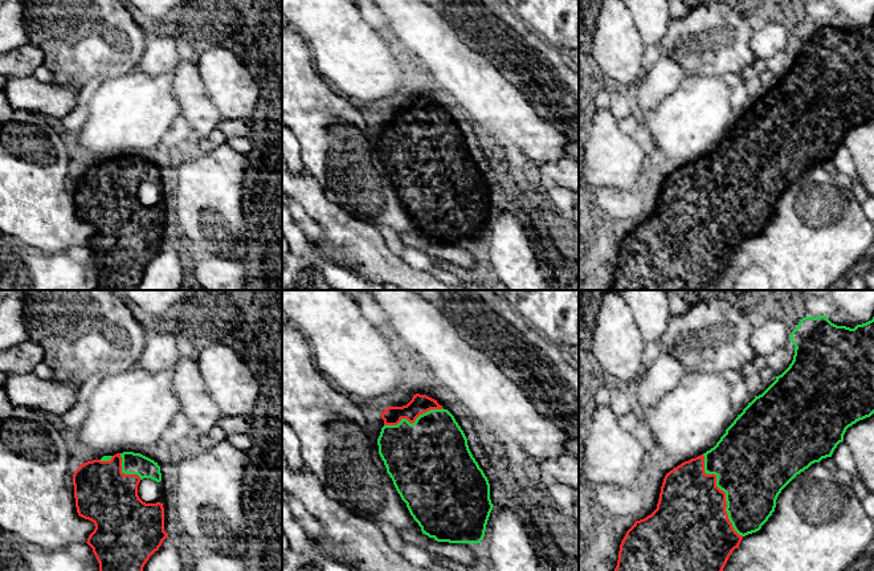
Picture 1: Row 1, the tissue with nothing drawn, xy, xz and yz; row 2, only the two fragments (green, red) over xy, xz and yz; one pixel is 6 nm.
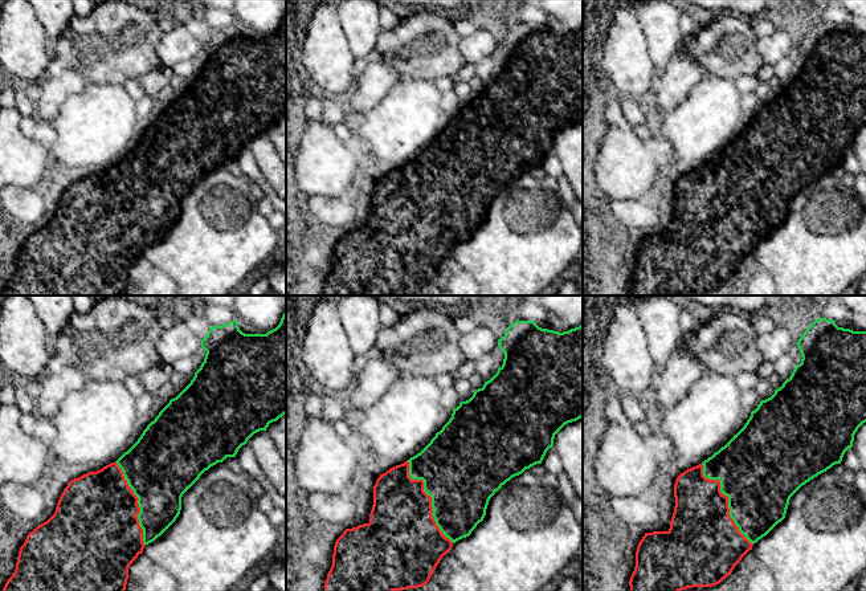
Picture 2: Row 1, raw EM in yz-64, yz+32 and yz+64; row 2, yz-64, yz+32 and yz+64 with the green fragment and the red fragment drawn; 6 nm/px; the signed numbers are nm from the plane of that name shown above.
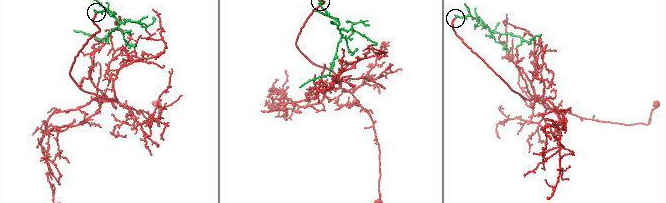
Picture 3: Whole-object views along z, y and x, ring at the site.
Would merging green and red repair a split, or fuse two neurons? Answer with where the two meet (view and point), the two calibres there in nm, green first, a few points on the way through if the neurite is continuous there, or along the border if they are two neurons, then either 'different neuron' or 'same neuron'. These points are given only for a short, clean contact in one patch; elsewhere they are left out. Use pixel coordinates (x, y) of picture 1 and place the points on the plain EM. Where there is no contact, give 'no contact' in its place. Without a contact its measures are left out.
meets green in yz at (725, 195); 480 nm thick on the green side, 420 nm on the other; same neuron

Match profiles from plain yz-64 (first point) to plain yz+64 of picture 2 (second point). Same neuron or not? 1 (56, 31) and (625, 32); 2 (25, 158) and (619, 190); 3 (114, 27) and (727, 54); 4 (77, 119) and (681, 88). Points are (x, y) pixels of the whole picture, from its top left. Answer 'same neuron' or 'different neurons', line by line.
1: different neurons
2: same neuron
3: same neuron
4: different neurons

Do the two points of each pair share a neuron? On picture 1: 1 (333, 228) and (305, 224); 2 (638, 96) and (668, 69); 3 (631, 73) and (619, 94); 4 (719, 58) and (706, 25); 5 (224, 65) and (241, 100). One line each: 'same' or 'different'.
1: different
2: same
3: different
4: same
5: same

